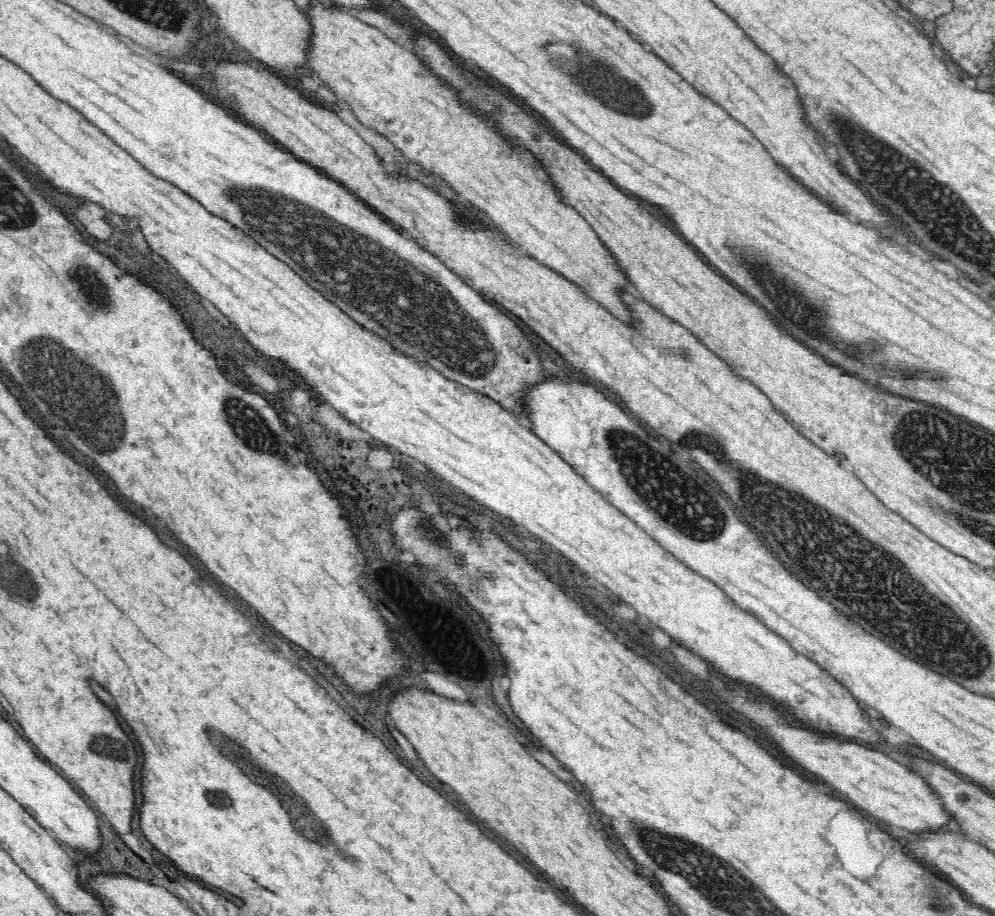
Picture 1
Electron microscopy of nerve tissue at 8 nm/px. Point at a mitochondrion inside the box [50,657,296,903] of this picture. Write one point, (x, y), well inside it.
(99, 742)

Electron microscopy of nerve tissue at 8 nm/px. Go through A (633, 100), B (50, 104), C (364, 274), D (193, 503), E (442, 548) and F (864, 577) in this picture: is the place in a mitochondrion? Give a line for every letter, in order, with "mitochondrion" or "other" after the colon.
A: mitochondrion
B: other
C: mitochondrion
D: other
E: mitochondrion
F: mitochondrion

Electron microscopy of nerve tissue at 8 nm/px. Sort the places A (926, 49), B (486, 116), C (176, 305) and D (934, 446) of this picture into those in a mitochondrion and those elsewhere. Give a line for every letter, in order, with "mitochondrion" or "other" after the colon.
A: other
B: other
C: other
D: mitochondrion

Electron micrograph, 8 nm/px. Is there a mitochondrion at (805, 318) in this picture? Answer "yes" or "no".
yes

